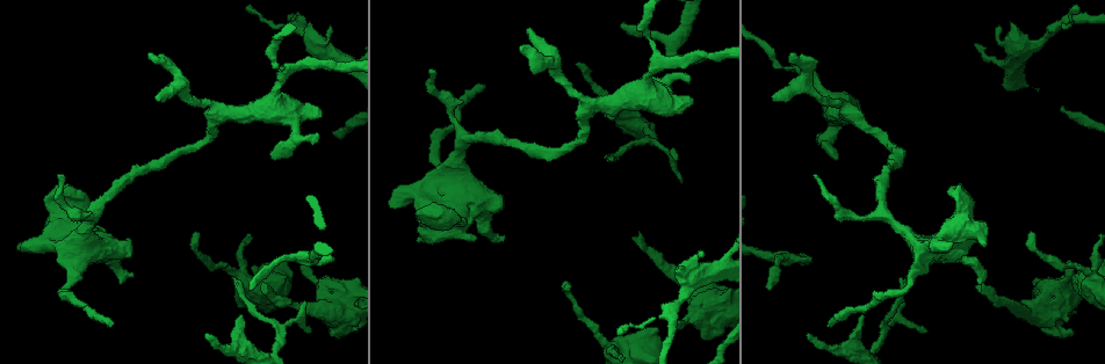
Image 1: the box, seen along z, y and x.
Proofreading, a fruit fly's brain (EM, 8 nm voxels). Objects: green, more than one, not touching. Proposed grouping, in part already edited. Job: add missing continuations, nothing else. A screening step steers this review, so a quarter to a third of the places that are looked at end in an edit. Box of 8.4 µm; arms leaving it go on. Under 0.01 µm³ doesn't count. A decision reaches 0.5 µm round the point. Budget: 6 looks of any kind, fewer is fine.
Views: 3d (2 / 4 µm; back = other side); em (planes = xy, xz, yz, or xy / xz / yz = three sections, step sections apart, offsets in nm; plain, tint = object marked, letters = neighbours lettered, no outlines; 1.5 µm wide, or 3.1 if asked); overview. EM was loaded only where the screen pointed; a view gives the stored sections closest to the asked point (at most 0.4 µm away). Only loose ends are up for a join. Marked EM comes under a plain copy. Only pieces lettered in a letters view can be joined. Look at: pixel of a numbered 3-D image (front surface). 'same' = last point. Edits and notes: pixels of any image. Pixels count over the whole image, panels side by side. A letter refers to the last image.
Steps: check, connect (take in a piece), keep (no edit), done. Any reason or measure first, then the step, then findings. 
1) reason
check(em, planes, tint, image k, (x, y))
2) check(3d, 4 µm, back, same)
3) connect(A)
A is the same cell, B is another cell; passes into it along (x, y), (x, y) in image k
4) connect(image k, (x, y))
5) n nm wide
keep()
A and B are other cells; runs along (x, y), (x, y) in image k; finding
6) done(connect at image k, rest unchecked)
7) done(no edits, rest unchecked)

an open end
check(3d, 2 µm, back, image 1, (794, 54))

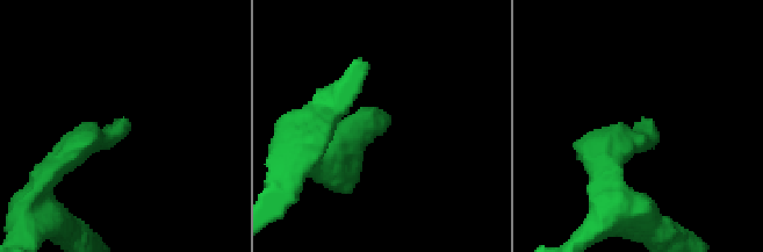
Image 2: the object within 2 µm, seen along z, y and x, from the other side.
now the EM
check(em, planes, letters, image 2, (385, 123))

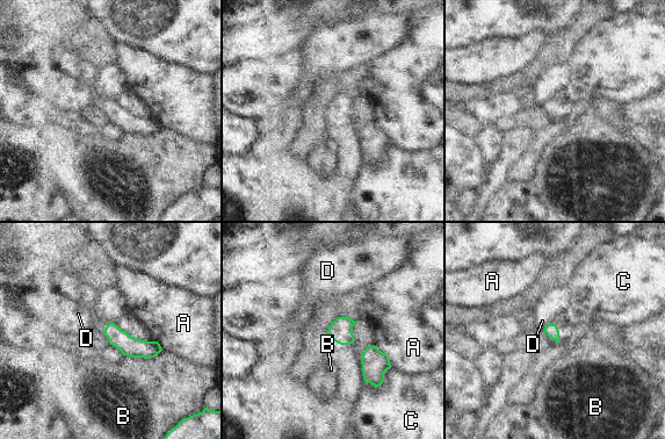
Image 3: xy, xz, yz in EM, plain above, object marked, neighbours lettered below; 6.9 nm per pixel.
keep()
A, B, C and D are other cells; border along (548, 323), (542, 329) in image 3; none of them fits

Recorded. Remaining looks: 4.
branch stops here
check(3d, 4 µm, image 1, (578, 65))

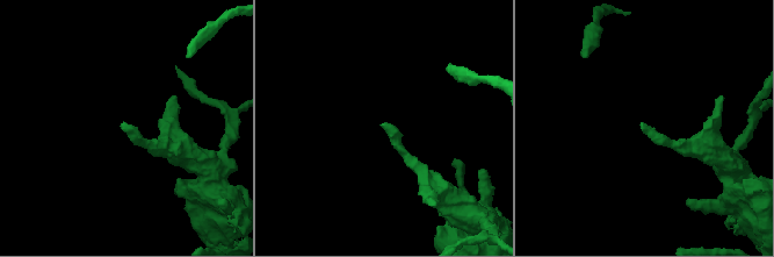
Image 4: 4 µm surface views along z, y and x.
need the tissue
check(em, planes, letters, image 4, (384, 126))

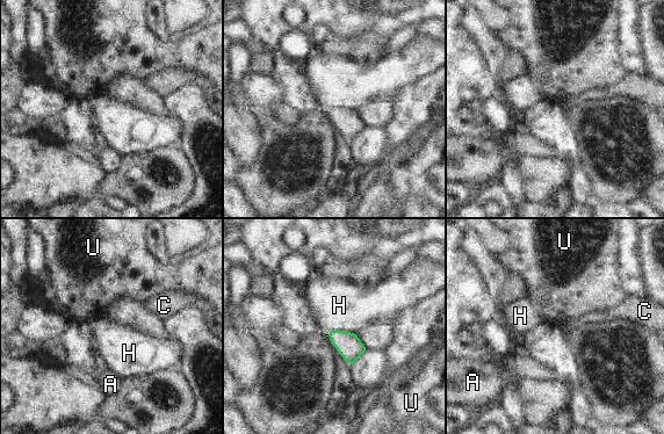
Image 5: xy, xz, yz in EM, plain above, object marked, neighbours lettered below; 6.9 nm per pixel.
170 nm wide
keep()
A, C, H and U are other cells; no lettered piece goes on from it

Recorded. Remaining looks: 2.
thin end
check(em, xy, step 8, tint, image 1, (1029, 234))

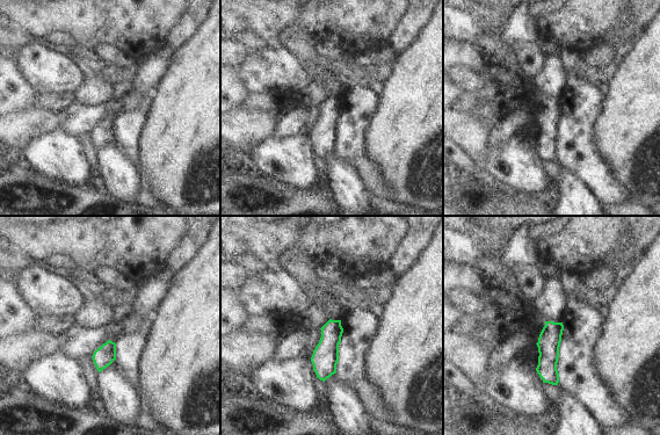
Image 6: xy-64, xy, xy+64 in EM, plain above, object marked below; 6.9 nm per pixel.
cut it another way
check(em, xz, step 4, letters, same)

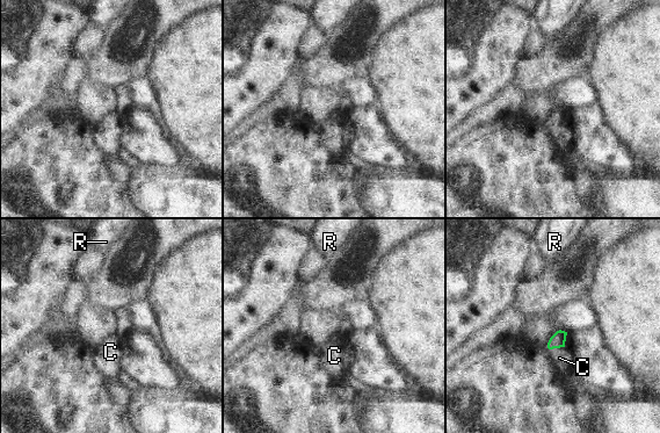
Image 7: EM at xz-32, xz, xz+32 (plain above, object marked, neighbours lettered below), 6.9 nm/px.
keep()
C and R are other cells; border along (564, 346), (550, 349) in image 7; none of them fits

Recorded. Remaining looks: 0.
done(no edits, rest unchecked)

